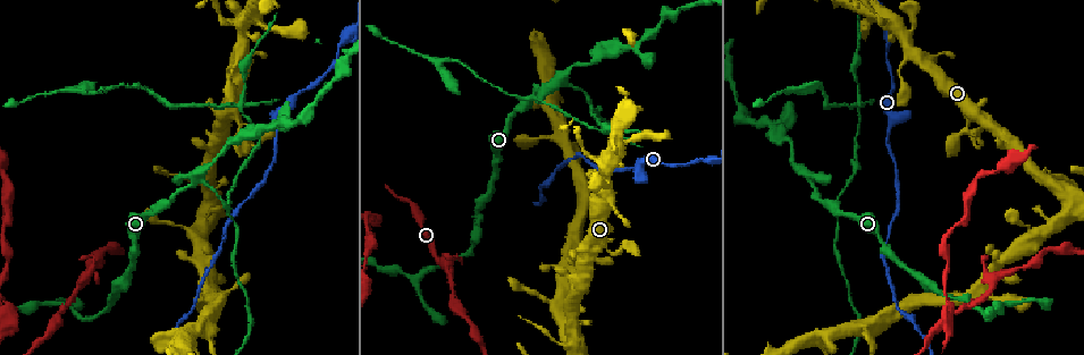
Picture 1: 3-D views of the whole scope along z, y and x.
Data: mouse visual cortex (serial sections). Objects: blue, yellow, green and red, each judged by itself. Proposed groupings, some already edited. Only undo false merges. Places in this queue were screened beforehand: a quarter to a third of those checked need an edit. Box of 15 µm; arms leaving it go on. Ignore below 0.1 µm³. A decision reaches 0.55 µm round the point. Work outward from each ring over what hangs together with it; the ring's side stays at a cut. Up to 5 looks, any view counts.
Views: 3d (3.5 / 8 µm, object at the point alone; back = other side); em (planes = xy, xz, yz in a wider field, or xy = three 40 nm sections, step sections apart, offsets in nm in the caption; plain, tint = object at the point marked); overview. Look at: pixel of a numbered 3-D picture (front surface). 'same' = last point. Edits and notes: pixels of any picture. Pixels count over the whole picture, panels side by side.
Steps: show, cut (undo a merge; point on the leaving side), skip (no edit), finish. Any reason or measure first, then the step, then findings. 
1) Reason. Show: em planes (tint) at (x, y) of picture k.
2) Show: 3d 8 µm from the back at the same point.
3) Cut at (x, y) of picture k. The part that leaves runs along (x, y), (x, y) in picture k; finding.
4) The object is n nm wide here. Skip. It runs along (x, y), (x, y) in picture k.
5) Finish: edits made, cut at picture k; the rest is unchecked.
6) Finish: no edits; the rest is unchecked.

A narrow waist. Show: 3d 8 µm at (888, 134) of picture 1.

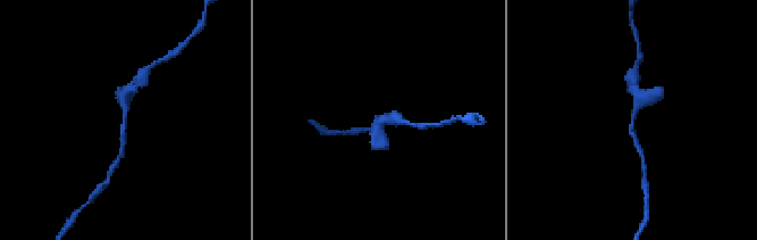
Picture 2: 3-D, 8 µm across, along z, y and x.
Show: 3d 3.5 µm at (631, 121) of picture 2.

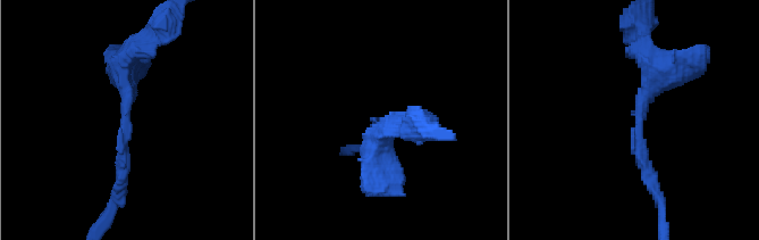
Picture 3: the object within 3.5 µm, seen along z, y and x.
Skip. It runs along (644, 50), (639, 151), (656, 193) in picture 3; one cell here.

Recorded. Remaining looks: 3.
Three-way junction. Show: 3d 8 µm at (560, 83) of picture 1.

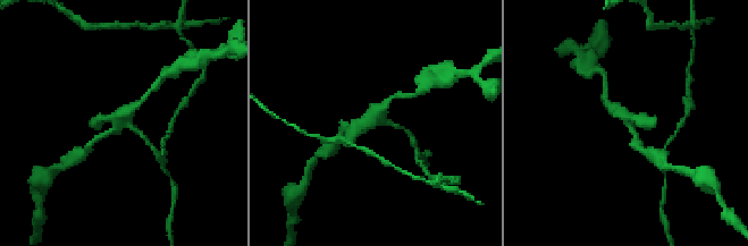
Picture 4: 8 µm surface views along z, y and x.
Zoom in. Show: 3d 3.5 µm at (373, 122) of picture 4.

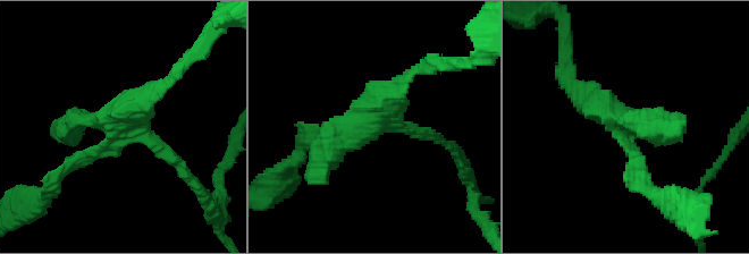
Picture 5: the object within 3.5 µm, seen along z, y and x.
Show: em xy step 1 (tint) at (122, 133) of picture 5.

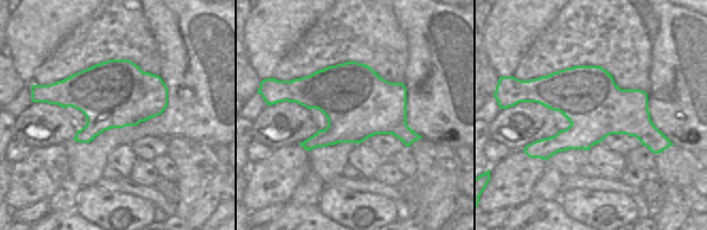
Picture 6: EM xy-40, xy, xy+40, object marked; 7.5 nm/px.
Skip. It runs along (58, 177), (110, 145), (117, 121), (152, 93) in picture 5; one cell here.

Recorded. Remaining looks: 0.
Finish: no edits; the rest is unchecked.

